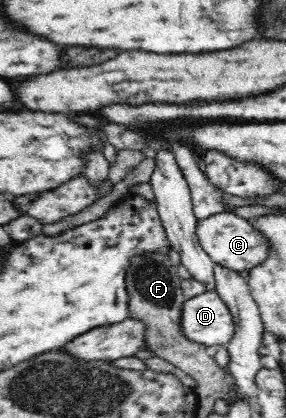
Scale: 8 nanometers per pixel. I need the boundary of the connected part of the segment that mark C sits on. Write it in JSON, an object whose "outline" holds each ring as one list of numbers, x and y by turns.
{"outline":[[222,211,196,223,196,238,202,249,212,258,215,264,228,270,241,272,260,265,268,257,268,244,256,228,252,228,249,220,236,216,233,212]]}

